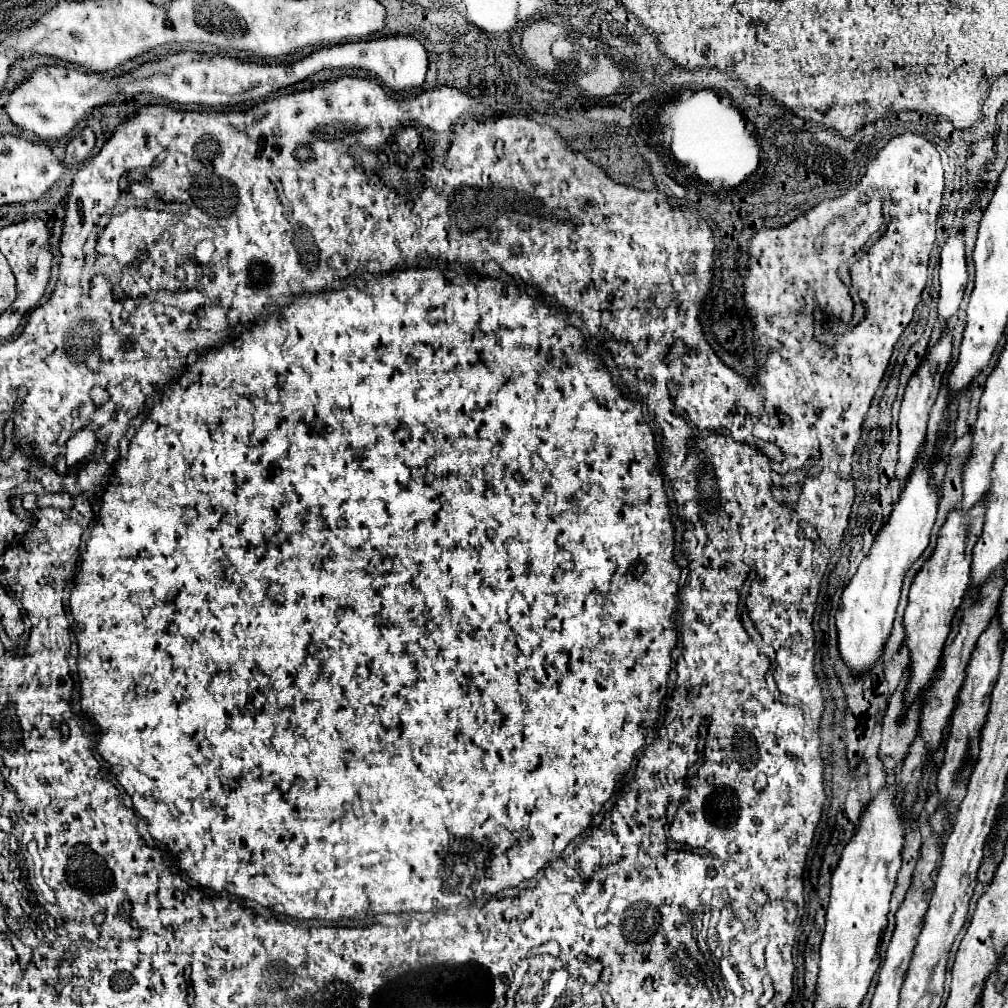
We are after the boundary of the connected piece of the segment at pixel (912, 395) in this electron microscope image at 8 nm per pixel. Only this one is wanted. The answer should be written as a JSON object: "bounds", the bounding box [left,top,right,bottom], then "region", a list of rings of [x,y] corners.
{"bounds":[897,329,953,483],"region":[[[943,329],[943,337],[939,337],[939,341],[935,341],[935,345],[929,347],[929,353],[925,355],[925,359],[919,363],[919,367],[915,369],[915,373],[911,375],[907,389],[905,389],[905,397],[903,397],[903,405],[901,405],[901,413],[899,413],[899,431],[901,431],[901,443],[899,443],[899,463],[897,463],[897,477],[905,483],[907,475],[915,463],[915,453],[919,453],[923,441],[925,441],[925,431],[927,431],[927,419],[931,413],[931,407],[937,399],[945,369],[951,361],[951,353],[953,353],[953,331],[951,329]]]}

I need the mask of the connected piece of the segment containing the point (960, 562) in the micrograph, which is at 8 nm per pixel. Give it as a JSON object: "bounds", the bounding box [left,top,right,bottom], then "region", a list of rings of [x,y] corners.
{"bounds":[905,505,983,701],"region":[[[977,505],[975,509],[971,509],[971,513],[959,513],[957,509],[953,509],[945,521],[945,525],[939,531],[937,537],[937,545],[931,553],[931,557],[923,563],[921,571],[915,575],[911,591],[909,591],[909,605],[905,609],[905,635],[907,635],[907,647],[911,651],[909,655],[909,687],[905,693],[905,701],[913,701],[913,697],[919,695],[919,691],[931,681],[937,665],[939,665],[939,657],[945,645],[945,639],[951,631],[951,621],[955,617],[955,611],[959,609],[963,595],[967,591],[967,587],[971,585],[971,551],[975,541],[979,539],[979,533],[983,531],[983,505]]]}

